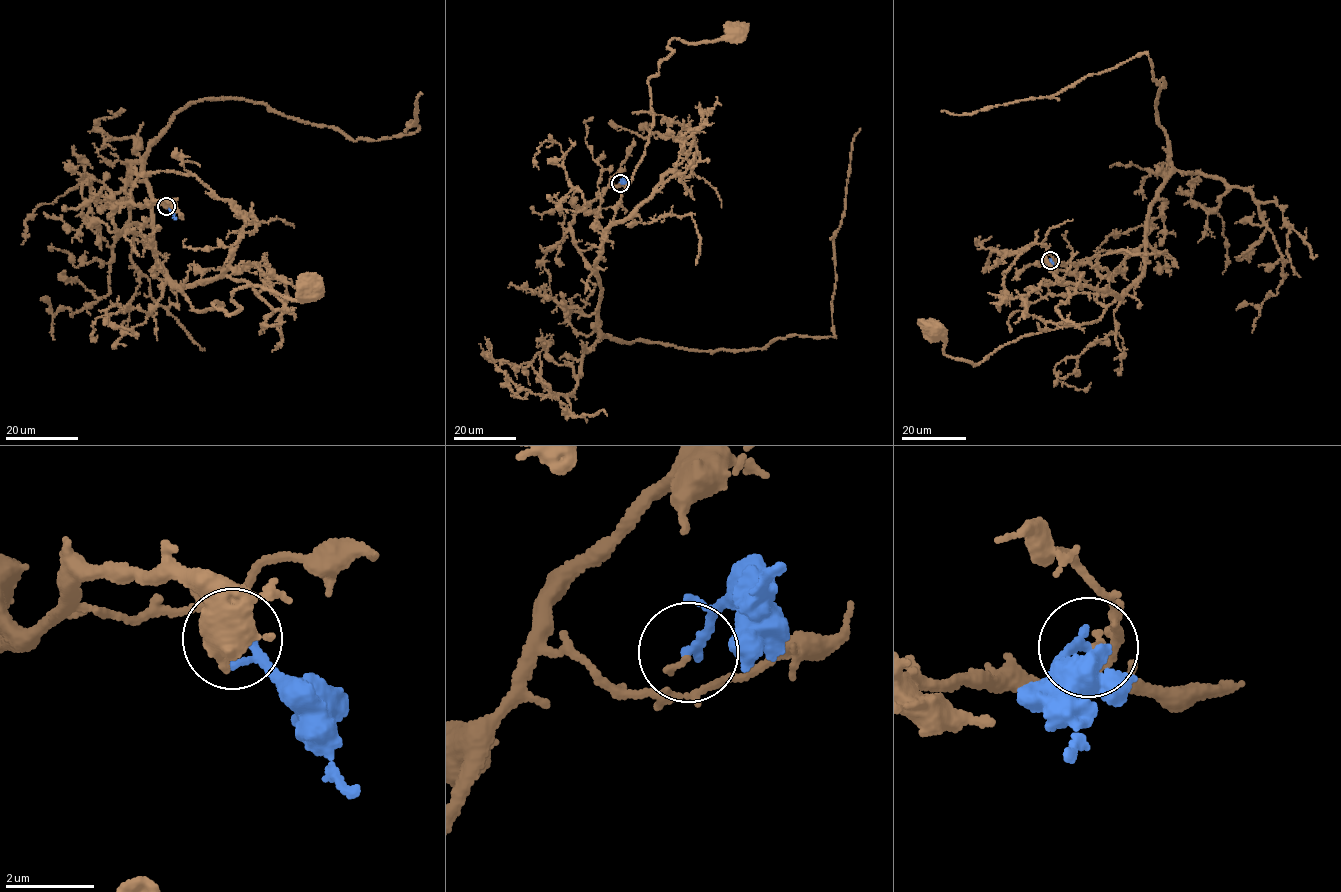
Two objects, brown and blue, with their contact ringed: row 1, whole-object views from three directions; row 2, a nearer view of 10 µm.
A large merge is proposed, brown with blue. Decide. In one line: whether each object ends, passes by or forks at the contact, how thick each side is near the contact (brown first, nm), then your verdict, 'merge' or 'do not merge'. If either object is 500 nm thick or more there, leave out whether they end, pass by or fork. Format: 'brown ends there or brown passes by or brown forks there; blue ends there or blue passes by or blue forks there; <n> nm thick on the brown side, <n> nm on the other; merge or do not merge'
brown ends there; blue ends there; 100 nm thick on the brown side, 220 nm on the other; do not merge

